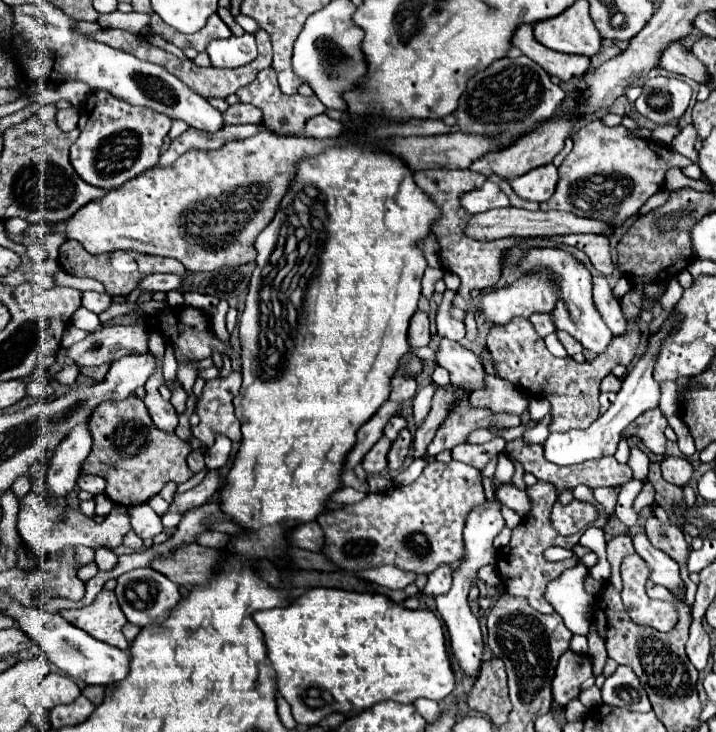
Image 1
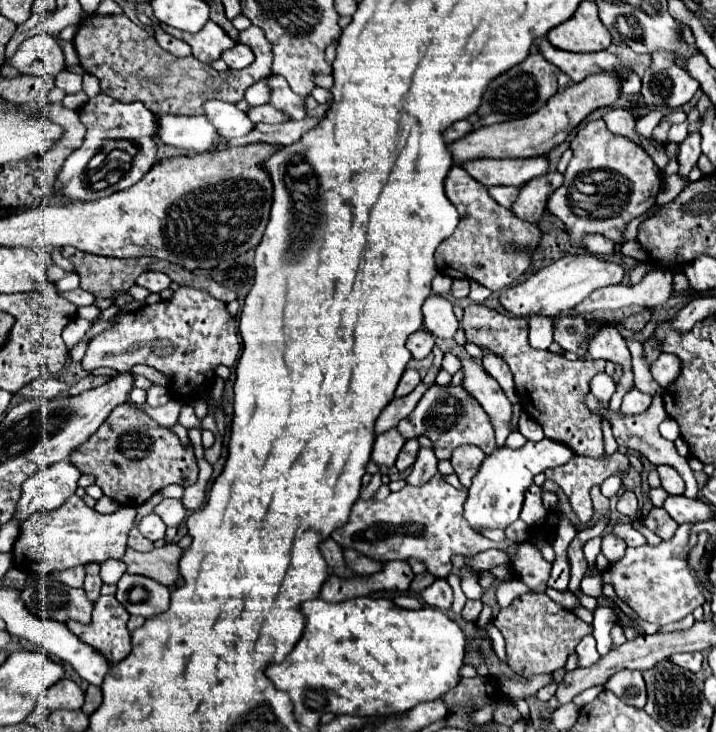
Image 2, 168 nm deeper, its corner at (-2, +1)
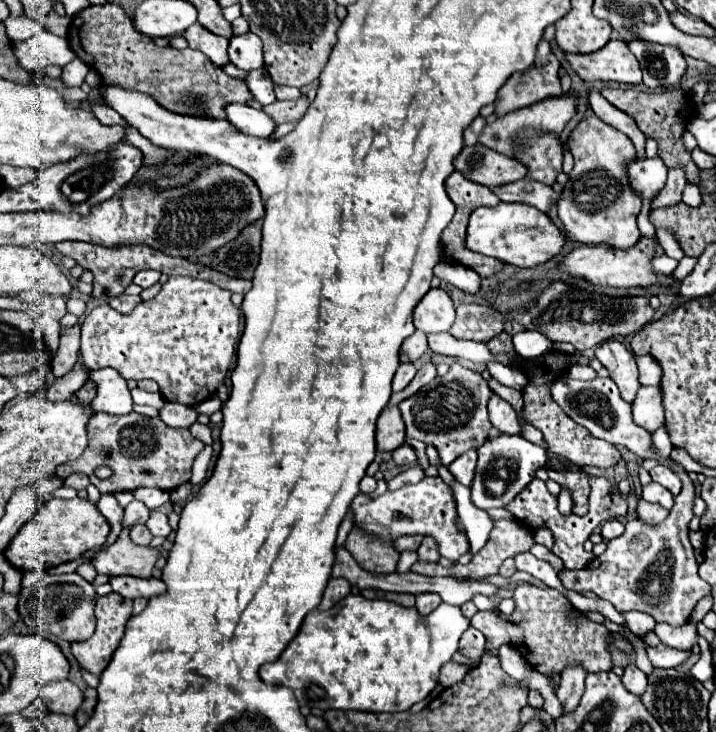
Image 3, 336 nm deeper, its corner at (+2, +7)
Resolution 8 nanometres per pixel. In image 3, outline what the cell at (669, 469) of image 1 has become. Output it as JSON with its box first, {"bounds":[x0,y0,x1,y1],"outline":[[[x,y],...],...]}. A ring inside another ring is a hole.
{"bounds":[650,465,682,495],"outline":[[[656,465],[654,469],[650,469],[650,475],[652,475],[652,481],[664,485],[672,495],[678,495],[678,493],[680,493],[682,483],[680,483],[680,479],[678,479],[668,467],[664,467],[664,465]]]}

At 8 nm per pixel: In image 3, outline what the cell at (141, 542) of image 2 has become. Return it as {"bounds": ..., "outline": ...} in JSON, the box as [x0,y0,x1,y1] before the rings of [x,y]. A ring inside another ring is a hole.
{"bounds":[130,525,152,545],"outline":[[[132,525],[130,537],[138,545],[150,545],[150,541],[152,541],[152,535],[150,535],[150,531],[144,525]]]}

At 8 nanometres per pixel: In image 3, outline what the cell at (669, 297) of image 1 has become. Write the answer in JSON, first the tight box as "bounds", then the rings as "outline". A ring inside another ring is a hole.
{"bounds":[672,257,696,281],"outline":[[[684,257],[684,259],[678,263],[676,271],[672,273],[672,275],[674,275],[674,279],[682,281],[682,279],[684,279],[692,269],[694,269],[694,265],[696,265],[696,259],[692,259],[692,257]]]}

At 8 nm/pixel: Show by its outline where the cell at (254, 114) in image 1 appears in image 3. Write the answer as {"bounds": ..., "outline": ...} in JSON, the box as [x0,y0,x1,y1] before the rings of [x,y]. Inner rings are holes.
{"bounds":[262,97,308,123],"outline":[[[300,97],[296,101],[274,101],[272,105],[266,105],[262,107],[262,111],[276,123],[286,123],[286,121],[298,121],[306,109],[308,109],[308,99],[306,97]]]}

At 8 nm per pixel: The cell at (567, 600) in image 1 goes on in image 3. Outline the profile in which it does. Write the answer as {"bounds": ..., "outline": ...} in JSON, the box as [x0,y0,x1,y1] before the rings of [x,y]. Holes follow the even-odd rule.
{"bounds":[556,663,588,711],"outline":[[[574,663],[574,665],[568,665],[562,673],[562,681],[560,681],[560,687],[556,691],[556,697],[560,699],[560,703],[564,705],[564,711],[572,711],[576,709],[576,705],[580,703],[580,697],[584,693],[584,681],[586,681],[586,675],[588,671],[580,665],[580,663]]]}

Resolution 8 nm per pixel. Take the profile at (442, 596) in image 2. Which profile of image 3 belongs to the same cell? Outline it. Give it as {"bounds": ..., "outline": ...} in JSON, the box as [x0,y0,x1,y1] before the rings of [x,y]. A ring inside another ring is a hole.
{"bounds":[416,593,442,615],"outline":[[[420,593],[416,595],[416,609],[422,615],[428,615],[430,611],[434,611],[438,605],[442,603],[442,599],[436,593]]]}

